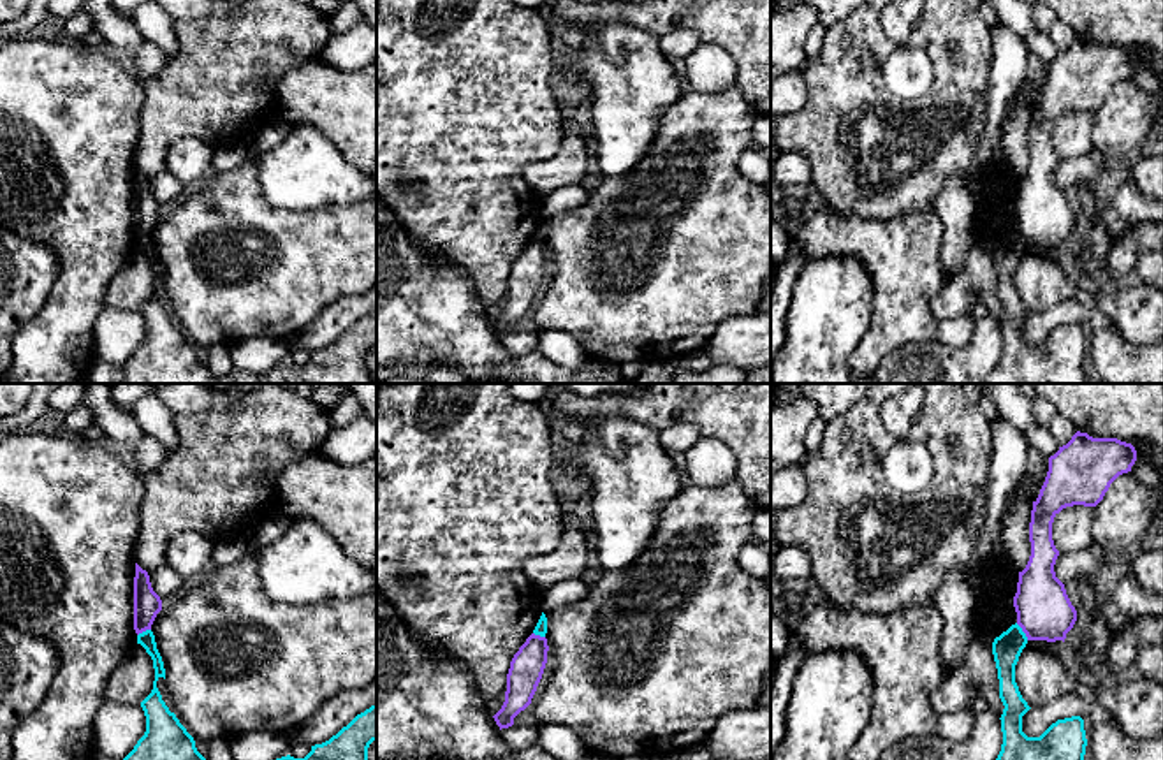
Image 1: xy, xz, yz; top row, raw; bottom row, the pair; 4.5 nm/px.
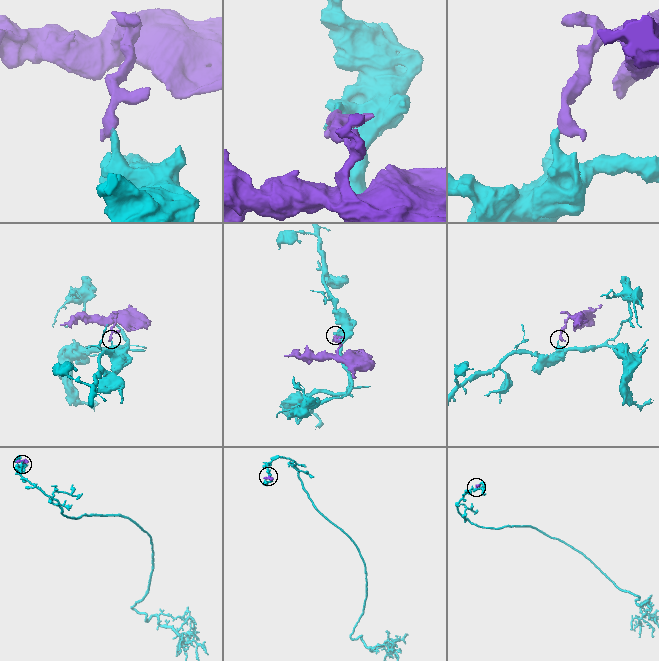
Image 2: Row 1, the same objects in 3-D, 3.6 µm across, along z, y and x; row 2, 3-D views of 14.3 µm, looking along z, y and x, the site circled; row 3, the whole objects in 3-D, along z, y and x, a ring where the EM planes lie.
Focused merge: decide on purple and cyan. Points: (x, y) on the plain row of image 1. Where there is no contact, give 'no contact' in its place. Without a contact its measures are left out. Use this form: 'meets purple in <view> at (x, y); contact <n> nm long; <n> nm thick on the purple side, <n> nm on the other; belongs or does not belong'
meets purple in yz at (1023, 236); contact 100 nm long; 260 nm thick on the purple side, 140 nm on the other; does not belong

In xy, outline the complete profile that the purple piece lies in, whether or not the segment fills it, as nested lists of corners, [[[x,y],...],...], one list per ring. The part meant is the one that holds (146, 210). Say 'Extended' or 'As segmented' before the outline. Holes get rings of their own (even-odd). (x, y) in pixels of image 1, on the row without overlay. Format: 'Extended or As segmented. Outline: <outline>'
As segmented. Outline: [[[135,169],[134,183],[134,236],[143,239],[151,236],[157,220],[162,216],[162,206],[153,197],[150,181]]]

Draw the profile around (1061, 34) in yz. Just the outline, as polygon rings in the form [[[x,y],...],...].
[[[1056,19],[1049,30],[1049,37],[1050,37],[1052,44],[1056,46],[1056,49],[1059,53],[1063,53],[1077,39],[1077,33],[1068,23]]]

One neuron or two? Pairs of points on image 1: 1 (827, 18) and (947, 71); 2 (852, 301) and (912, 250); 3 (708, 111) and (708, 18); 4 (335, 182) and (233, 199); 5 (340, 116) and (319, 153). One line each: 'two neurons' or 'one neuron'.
1: two neurons
2: two neurons
3: two neurons
4: two neurons
5: two neurons

